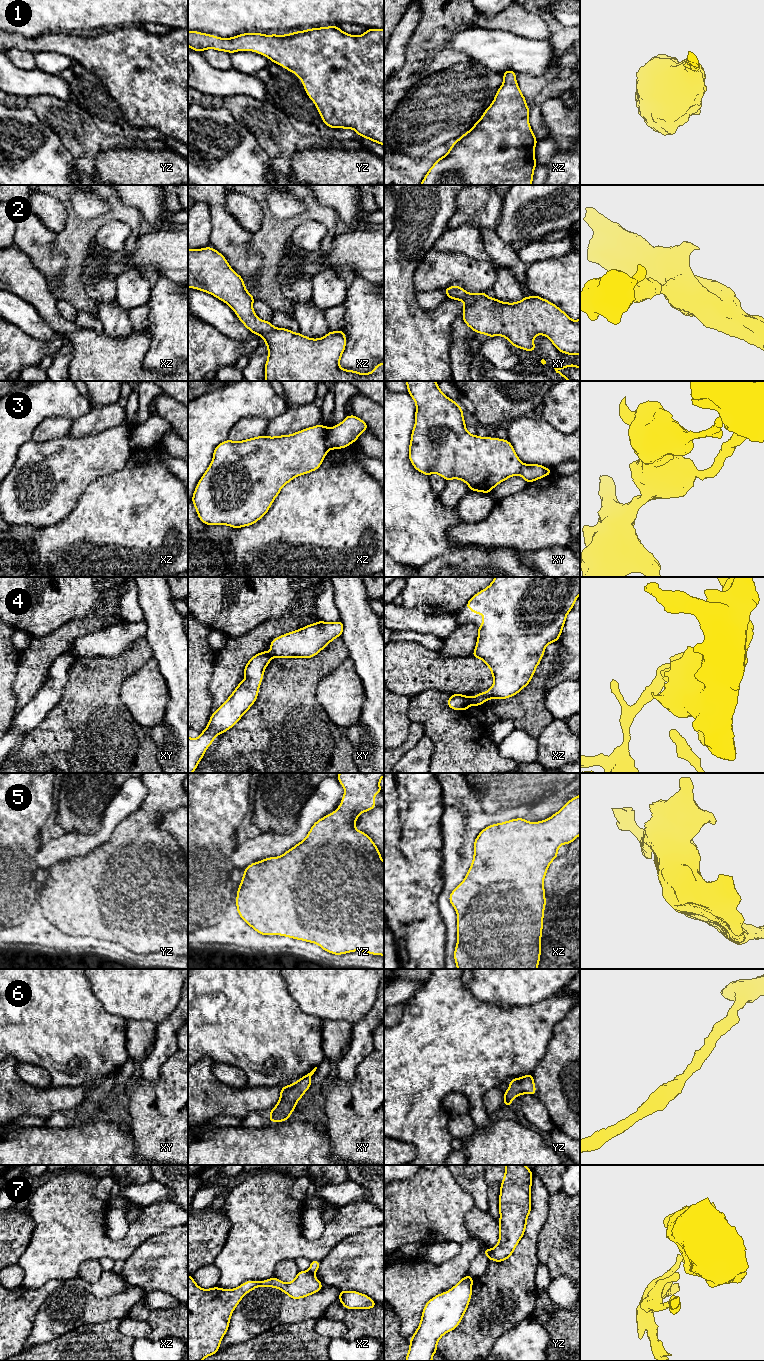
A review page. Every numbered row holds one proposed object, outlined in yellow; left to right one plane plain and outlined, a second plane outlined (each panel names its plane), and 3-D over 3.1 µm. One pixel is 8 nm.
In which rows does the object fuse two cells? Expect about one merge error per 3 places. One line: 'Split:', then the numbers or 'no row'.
Split: 3, 4, 7

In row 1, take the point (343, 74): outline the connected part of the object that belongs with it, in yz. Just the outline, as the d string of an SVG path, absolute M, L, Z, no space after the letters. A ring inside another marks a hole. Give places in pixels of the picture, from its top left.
M329 26L285 35L243 33L232 38L188 31L188 47L198 52L211 48L230 54L253 51L269 58L301 79L307 95L329 128L354 129L361 137L384 146L384 29L367 29L364 34L354 36L343 32L338 26Z

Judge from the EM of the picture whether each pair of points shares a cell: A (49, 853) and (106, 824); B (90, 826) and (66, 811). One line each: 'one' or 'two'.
A: one
B: one

